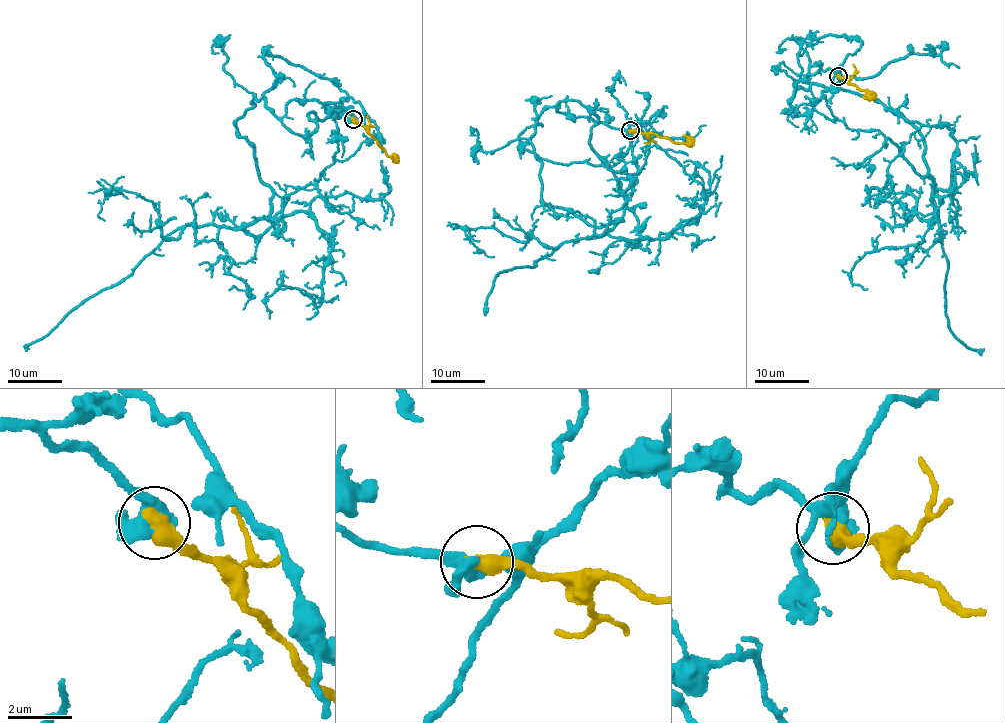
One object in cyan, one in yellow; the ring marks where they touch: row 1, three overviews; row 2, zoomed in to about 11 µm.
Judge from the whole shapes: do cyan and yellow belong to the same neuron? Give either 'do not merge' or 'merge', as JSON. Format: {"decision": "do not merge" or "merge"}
{"decision": "merge"}

